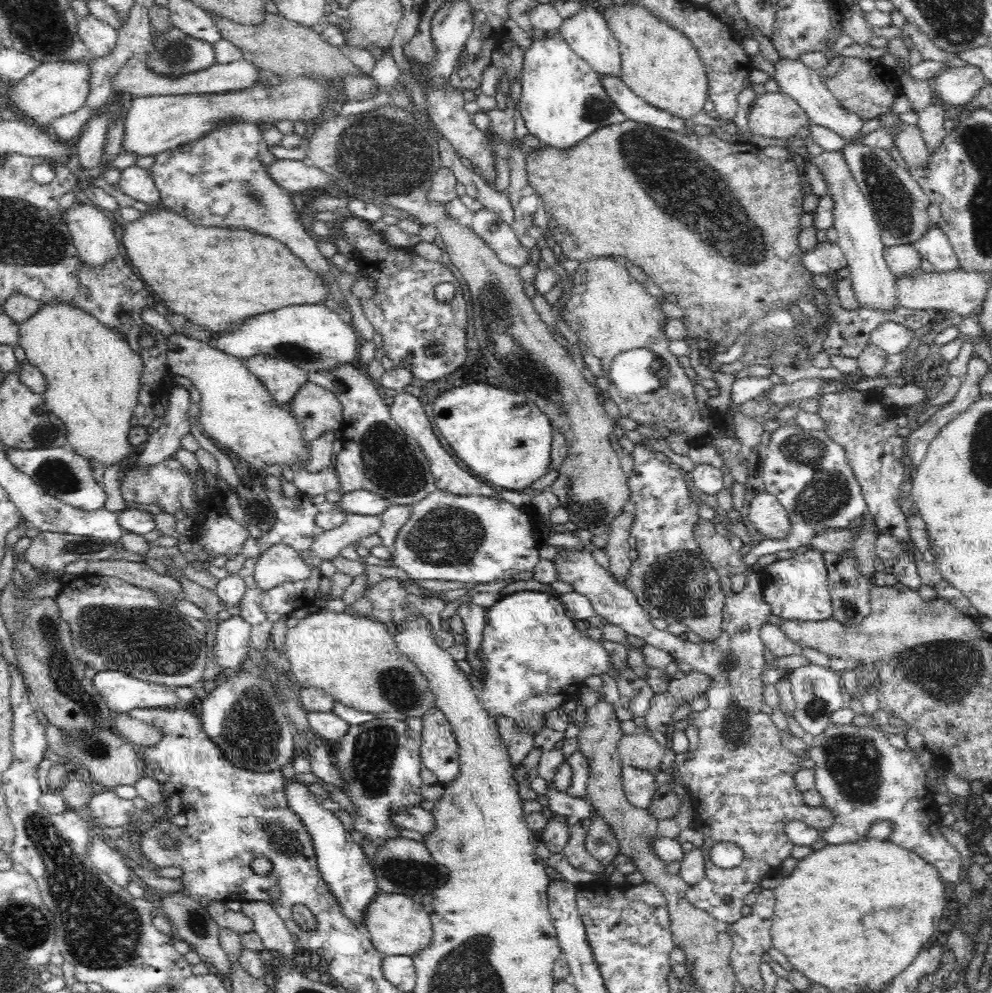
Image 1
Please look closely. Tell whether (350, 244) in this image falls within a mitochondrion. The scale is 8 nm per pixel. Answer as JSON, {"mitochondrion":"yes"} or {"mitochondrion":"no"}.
{"mitochondrion":"no"}

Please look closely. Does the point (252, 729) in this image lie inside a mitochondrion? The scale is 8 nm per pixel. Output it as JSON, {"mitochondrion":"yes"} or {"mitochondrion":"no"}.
{"mitochondrion":"yes"}

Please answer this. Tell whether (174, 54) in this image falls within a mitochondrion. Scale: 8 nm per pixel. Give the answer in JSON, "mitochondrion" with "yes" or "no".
{"mitochondrion":"yes"}

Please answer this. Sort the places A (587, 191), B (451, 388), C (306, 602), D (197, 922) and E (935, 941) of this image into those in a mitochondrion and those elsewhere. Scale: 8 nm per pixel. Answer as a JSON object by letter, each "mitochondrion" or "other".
{"A":"other","B":"other","C":"other","D":"mitochondrion","E":"other"}

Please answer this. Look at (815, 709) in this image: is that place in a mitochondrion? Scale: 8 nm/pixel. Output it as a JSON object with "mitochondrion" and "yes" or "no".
{"mitochondrion":"yes"}

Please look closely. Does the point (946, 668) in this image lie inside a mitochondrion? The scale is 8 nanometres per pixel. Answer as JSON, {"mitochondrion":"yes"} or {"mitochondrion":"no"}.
{"mitochondrion":"yes"}

